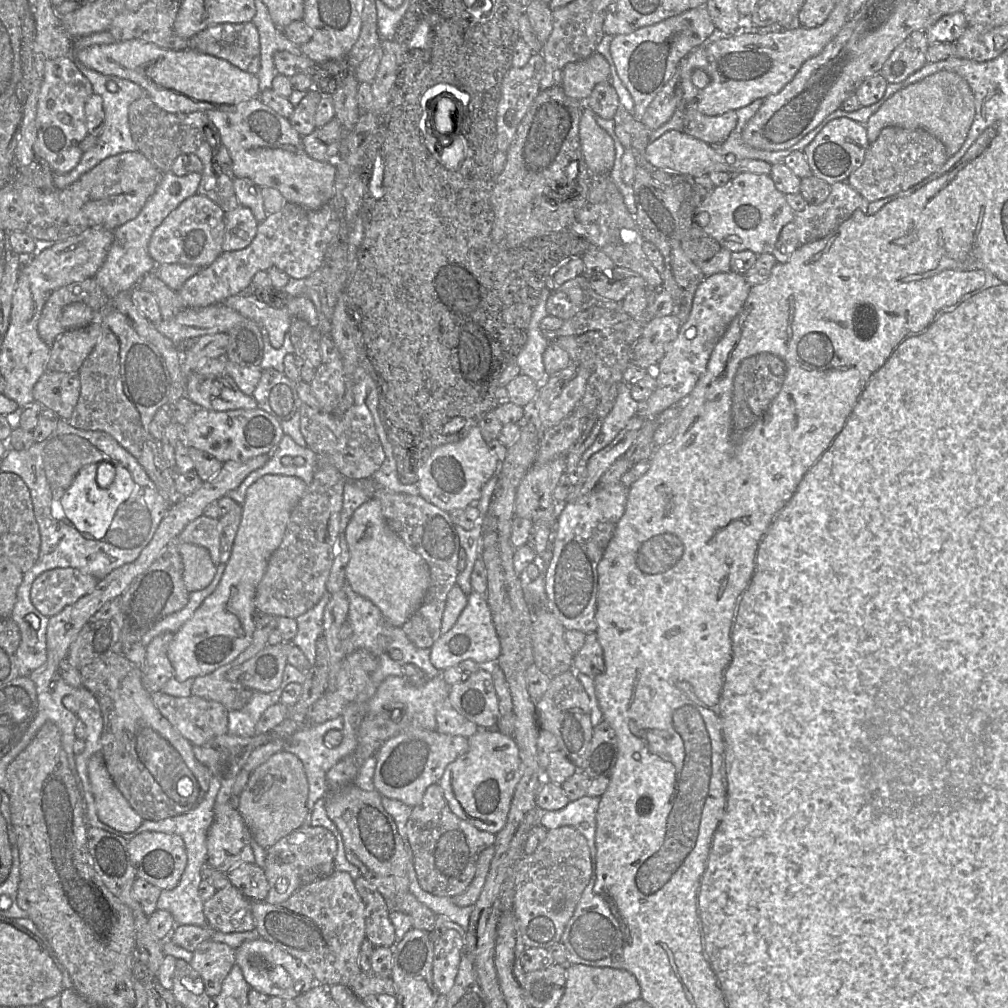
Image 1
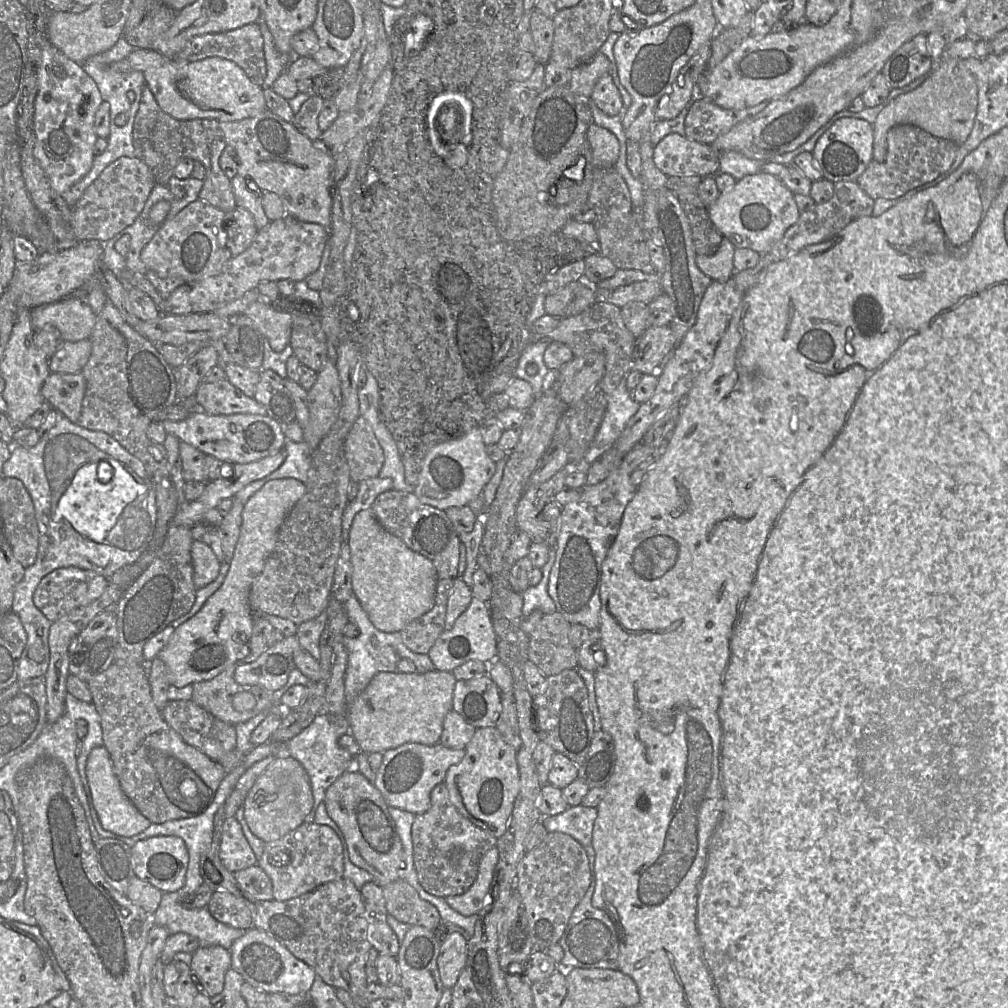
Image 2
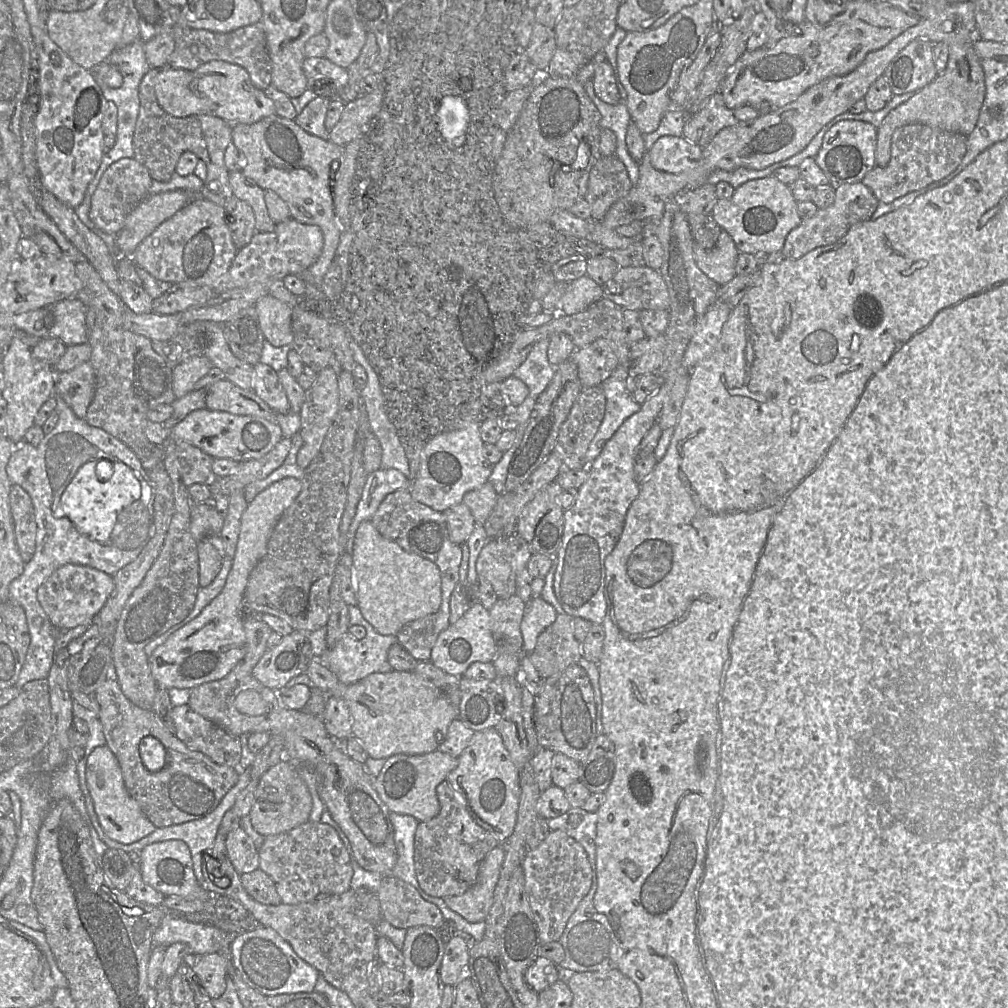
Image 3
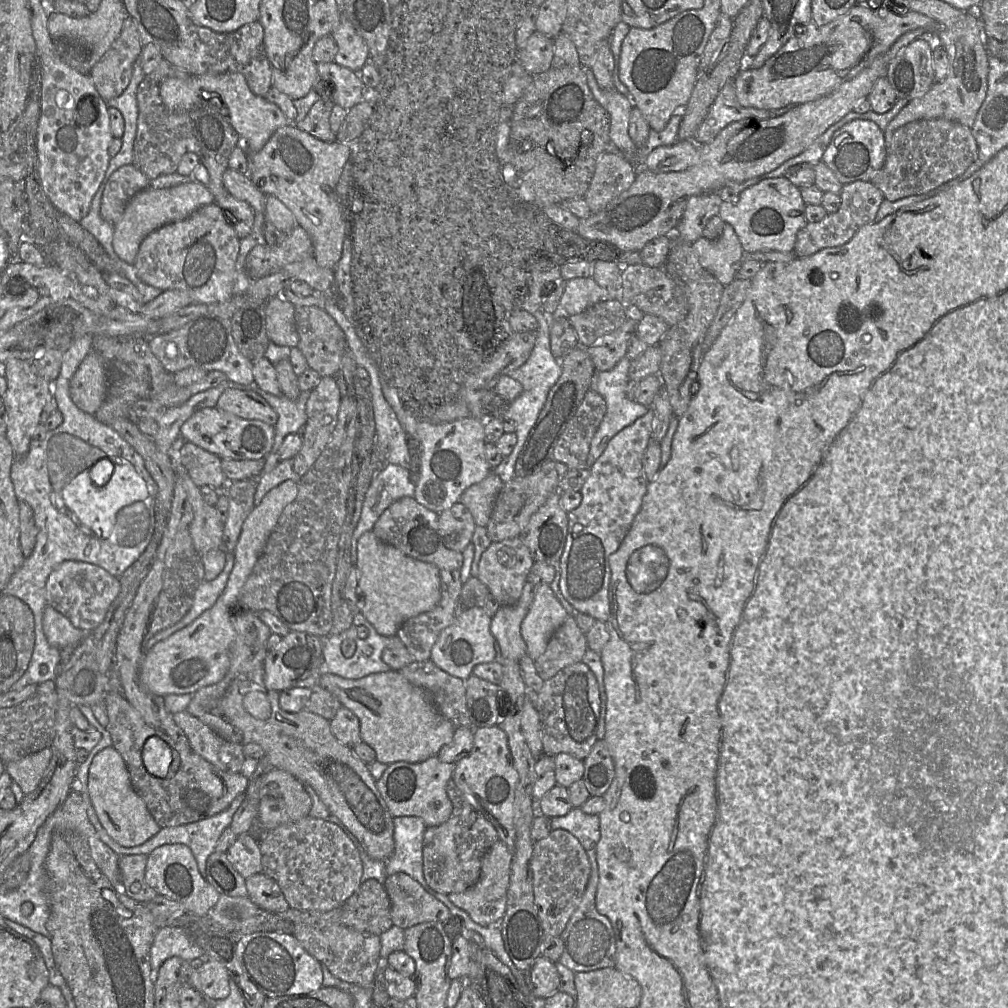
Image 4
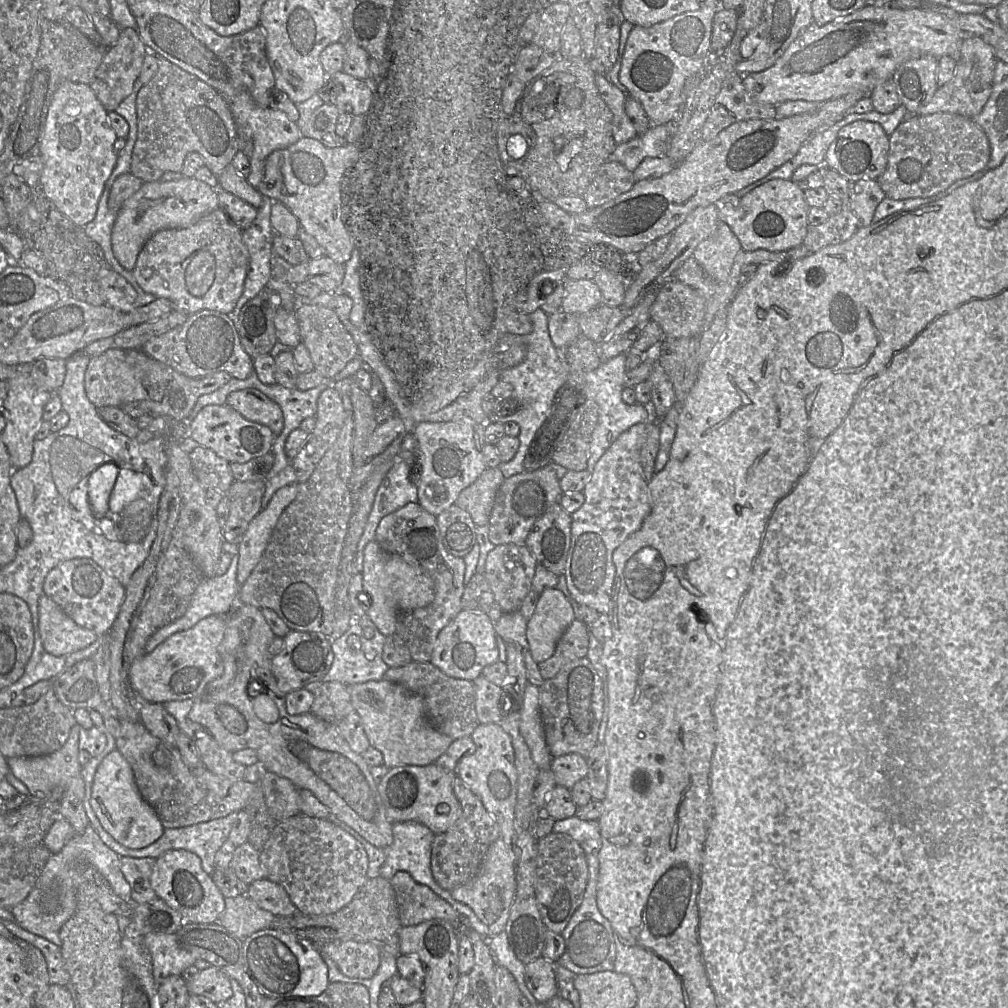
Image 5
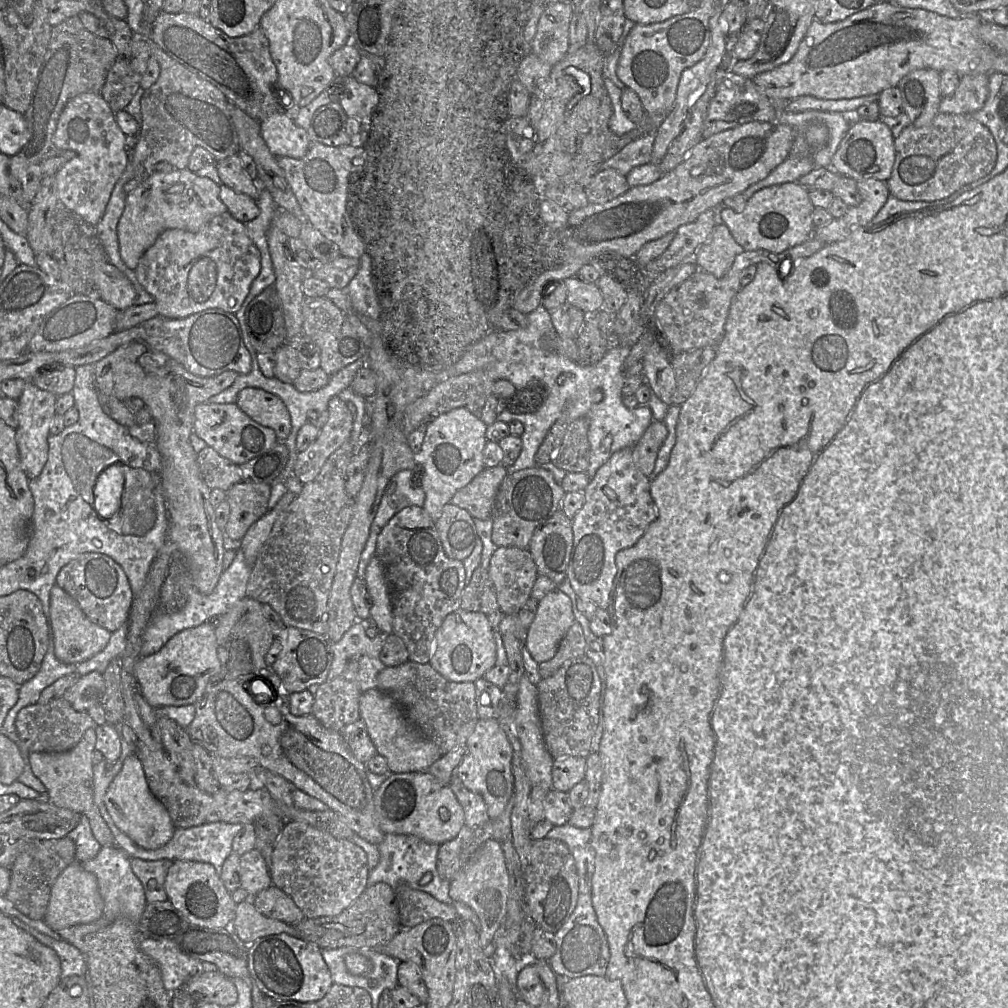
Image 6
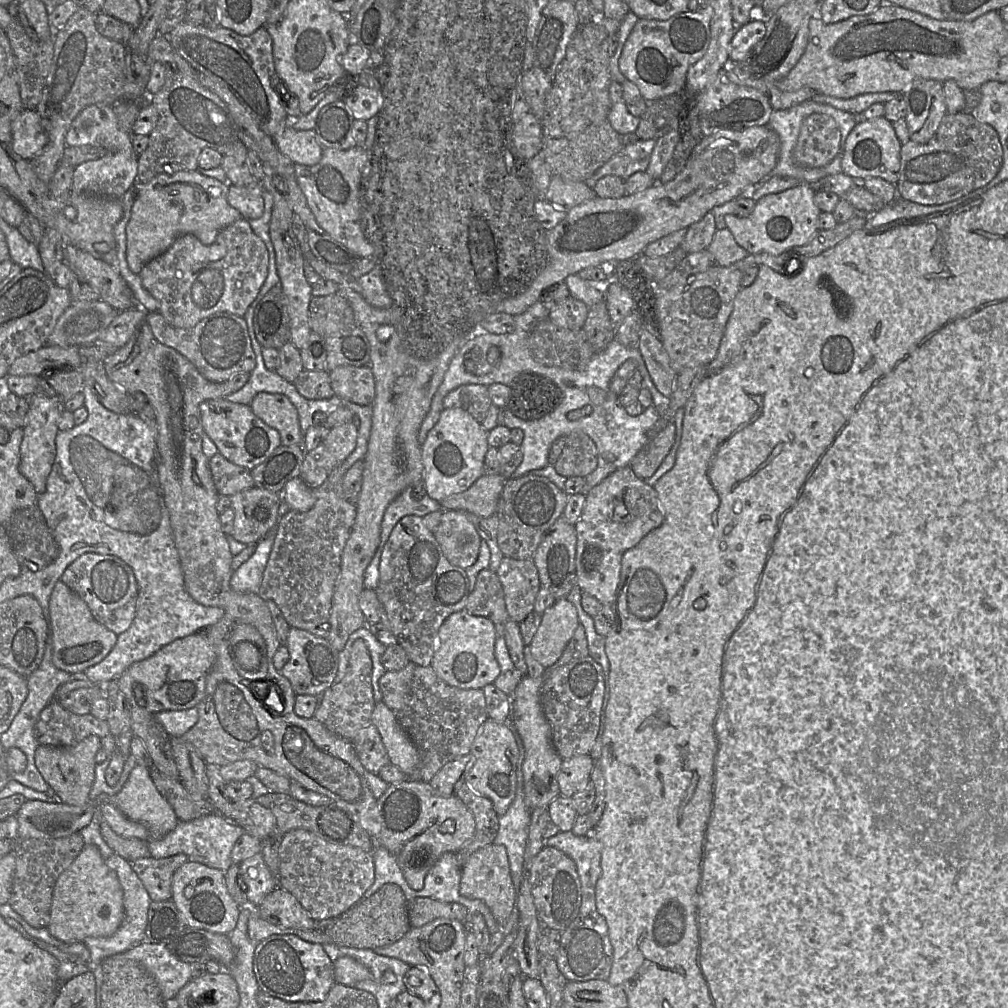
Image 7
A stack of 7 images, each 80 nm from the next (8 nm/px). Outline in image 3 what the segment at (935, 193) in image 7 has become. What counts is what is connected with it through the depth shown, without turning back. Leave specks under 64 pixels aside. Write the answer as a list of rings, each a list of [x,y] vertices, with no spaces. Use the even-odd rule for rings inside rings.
[[[912,123],[897,128],[891,140],[890,161],[884,167],[876,166],[861,180],[884,203],[890,203],[909,192],[919,190],[950,175],[961,163],[967,151],[967,137],[922,123]]]

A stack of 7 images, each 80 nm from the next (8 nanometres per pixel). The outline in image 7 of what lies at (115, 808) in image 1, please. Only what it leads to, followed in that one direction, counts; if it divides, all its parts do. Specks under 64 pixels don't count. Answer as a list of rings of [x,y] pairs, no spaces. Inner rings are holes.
[[[136,764],[121,790],[111,796],[111,802],[129,819],[144,824],[151,835],[162,838],[172,831],[179,820],[168,801],[159,793],[151,777],[150,770],[143,765]]]

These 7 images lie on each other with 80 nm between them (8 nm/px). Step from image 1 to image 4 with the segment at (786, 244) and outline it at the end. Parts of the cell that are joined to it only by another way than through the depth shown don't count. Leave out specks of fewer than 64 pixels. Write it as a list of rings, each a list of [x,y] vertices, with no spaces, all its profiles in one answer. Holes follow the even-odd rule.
[[[857,180],[843,185],[840,192],[841,205],[837,212],[827,213],[818,222],[808,222],[798,231],[793,253],[805,257],[826,247],[841,246],[848,242],[860,227],[874,222],[877,211],[884,200],[882,192],[870,181]]]

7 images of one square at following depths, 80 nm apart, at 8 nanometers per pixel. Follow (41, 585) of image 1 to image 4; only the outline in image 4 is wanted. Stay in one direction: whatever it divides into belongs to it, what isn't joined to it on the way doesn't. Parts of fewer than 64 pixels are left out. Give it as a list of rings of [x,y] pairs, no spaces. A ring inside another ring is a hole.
[[[64,561],[47,578],[45,600],[46,604],[66,616],[76,628],[92,632],[103,621],[119,591],[119,578],[105,569],[83,561]]]

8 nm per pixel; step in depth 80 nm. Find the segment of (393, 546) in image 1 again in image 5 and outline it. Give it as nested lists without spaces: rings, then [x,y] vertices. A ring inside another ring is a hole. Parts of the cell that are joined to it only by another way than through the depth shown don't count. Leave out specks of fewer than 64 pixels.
[[[376,540],[365,546],[361,574],[363,590],[369,596],[366,615],[386,637],[396,633],[397,618],[401,613],[425,607],[434,600],[435,585],[432,578],[400,556],[384,551]]]

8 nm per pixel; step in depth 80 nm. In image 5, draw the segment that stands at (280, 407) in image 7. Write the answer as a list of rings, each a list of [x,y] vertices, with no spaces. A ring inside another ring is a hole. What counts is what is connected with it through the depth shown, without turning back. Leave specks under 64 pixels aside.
[[[247,388],[230,393],[226,405],[239,412],[245,419],[270,428],[275,436],[284,426],[280,406],[255,388]]]

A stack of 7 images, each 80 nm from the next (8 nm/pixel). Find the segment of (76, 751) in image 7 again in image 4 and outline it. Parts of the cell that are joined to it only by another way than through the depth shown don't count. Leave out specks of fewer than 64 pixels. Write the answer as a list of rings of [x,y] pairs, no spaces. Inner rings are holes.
[[[45,748],[21,760],[6,764],[6,772],[17,782],[26,795],[36,791],[54,758],[50,748]]]

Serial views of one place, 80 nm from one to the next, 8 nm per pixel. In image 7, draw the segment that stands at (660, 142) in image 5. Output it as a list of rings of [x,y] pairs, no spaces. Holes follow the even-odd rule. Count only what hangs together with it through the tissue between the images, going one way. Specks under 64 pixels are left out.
[[[655,139],[639,140],[624,147],[619,153],[610,158],[604,165],[597,169],[592,176],[584,181],[584,183],[591,189],[595,186],[596,182],[607,175],[618,176],[624,181],[632,174],[638,171],[646,171],[650,157],[655,146]]]

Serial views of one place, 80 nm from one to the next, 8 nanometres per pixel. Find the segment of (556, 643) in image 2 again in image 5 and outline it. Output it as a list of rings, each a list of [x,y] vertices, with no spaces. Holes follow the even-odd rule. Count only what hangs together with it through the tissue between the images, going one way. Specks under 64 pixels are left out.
[[[573,620],[561,636],[554,654],[538,664],[544,680],[553,678],[566,664],[584,658],[588,653],[589,627],[580,620]]]

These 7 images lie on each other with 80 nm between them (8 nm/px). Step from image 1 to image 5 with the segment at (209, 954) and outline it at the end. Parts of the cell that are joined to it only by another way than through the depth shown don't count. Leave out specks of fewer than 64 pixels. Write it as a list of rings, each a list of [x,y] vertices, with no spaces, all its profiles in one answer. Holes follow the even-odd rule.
[[[213,965],[199,970],[186,985],[190,994],[203,996],[218,1005],[232,996],[230,978]]]

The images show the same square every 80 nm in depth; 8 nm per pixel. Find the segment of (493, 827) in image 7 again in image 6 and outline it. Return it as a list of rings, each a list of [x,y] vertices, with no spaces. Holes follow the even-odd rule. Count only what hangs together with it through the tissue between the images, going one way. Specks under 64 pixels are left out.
[[[453,771],[449,787],[454,792],[457,800],[464,810],[464,824],[458,834],[451,840],[439,845],[437,853],[437,872],[440,876],[452,880],[455,875],[466,865],[474,852],[493,836],[493,819],[488,815],[484,799],[477,793],[466,788],[461,779]]]

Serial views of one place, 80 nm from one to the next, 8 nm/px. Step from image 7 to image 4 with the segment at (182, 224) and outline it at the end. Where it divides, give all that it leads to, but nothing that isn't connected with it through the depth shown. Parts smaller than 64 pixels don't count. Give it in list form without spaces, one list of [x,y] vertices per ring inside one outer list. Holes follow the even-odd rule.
[[[187,182],[176,186],[146,189],[135,194],[128,202],[123,215],[114,224],[113,248],[117,256],[128,264],[133,264],[142,240],[159,227],[181,221],[198,208],[214,203],[214,197],[207,186],[197,182]]]

